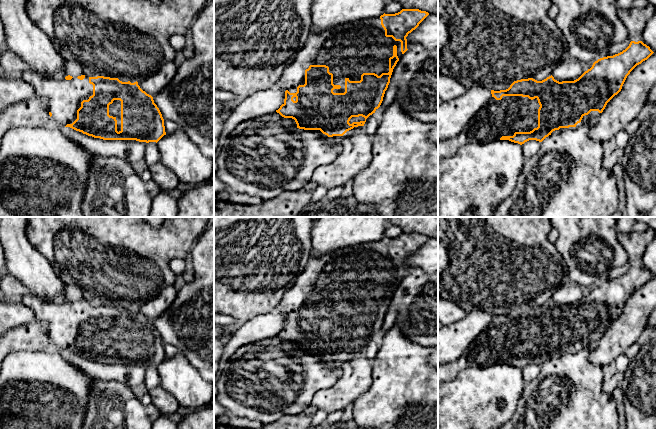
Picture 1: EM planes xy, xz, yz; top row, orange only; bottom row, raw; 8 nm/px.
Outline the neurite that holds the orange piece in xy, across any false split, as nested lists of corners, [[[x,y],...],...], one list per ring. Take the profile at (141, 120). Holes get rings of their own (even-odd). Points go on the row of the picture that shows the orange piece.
[[[34,70],[22,73],[22,79],[32,85],[35,95],[48,101],[51,120],[62,127],[70,127],[103,140],[136,140],[158,142],[164,135],[162,114],[153,97],[143,91],[138,82],[122,82],[104,76],[66,76],[64,79],[45,77]]]

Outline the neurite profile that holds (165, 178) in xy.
[[[160,161],[149,165],[148,169],[152,175],[152,180],[160,187],[161,191],[169,192],[178,187],[180,182],[175,173]]]

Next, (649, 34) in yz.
[[[656,14],[647,22],[641,41],[649,46],[653,52],[656,52]]]

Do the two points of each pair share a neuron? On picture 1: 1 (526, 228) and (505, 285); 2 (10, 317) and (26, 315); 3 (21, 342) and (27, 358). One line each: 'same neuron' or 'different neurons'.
1: same neuron
2: same neuron
3: different neurons

